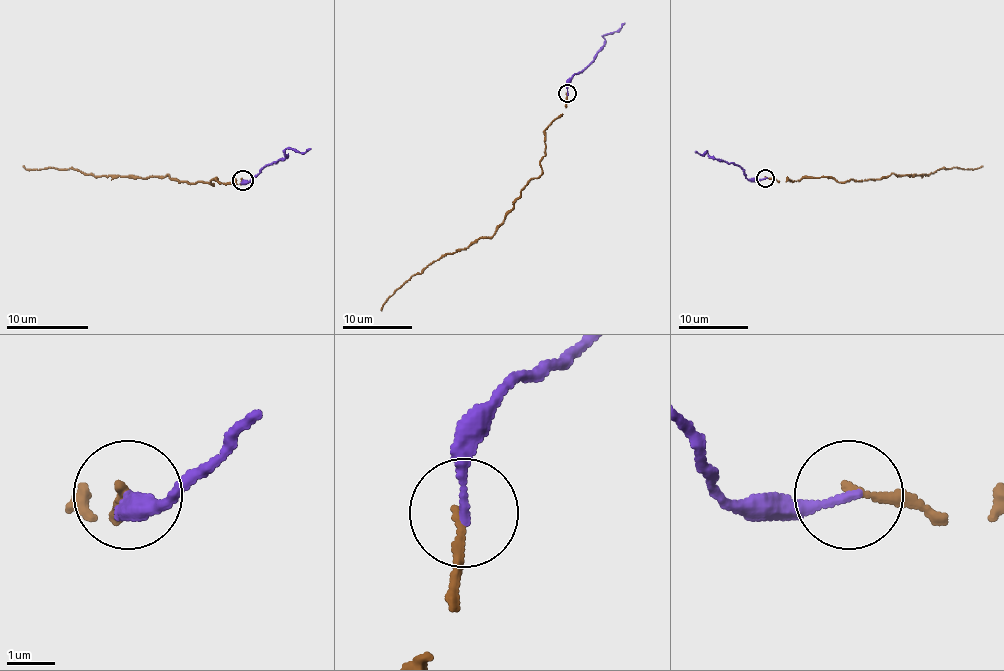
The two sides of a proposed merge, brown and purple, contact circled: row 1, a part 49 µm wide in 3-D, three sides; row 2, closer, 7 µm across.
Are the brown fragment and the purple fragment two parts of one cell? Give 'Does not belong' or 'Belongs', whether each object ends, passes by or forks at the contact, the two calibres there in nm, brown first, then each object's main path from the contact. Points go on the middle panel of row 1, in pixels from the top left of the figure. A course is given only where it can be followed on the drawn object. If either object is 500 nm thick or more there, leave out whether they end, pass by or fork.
Belongs. At the ring brown ends. At the ring purple ends. Thickness 180 nm (brown) against 170 nm. Course of brown: (568, 94), (566, 108), (545, 130), (541, 174), (520, 191), (498, 230), (442, 254), (414, 273), (381, 310). Course of purple: (568, 94), (568, 81), (594, 59), (604, 43), (604, 34), (616, 31), (625, 22)

